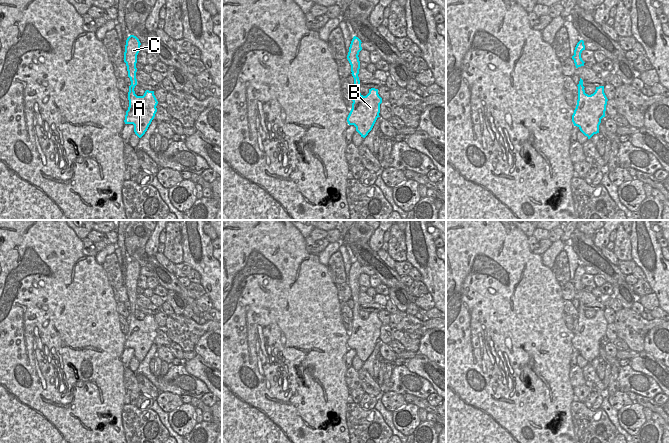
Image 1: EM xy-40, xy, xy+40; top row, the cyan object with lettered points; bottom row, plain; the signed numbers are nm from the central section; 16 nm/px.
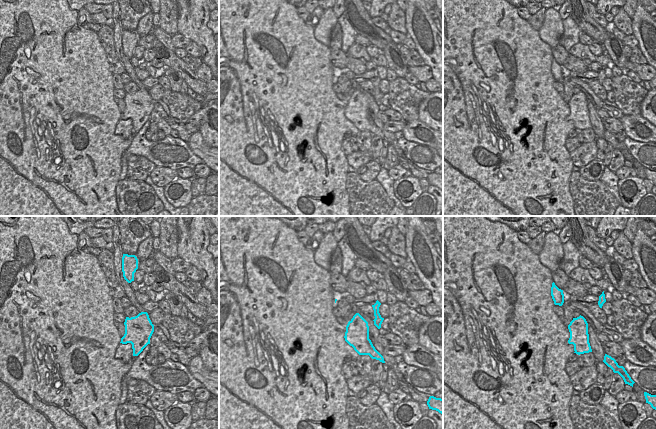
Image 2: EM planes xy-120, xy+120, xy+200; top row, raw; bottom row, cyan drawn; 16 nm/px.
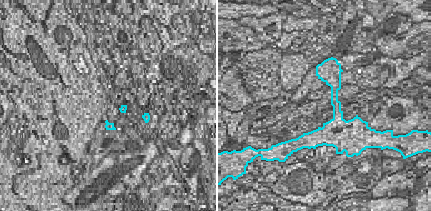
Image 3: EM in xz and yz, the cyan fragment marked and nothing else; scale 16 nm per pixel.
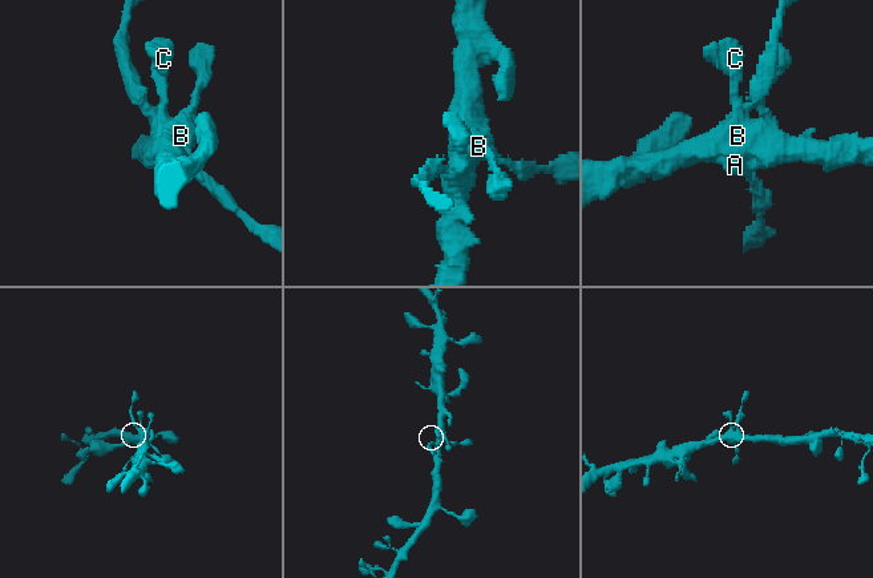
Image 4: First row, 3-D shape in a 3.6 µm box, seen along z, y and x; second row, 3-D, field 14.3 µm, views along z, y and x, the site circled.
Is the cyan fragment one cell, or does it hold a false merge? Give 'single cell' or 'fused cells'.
single cell

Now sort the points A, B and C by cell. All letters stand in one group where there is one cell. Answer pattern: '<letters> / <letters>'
A B C

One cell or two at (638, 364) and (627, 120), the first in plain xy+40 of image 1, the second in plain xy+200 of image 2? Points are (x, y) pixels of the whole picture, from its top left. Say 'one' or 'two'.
one

